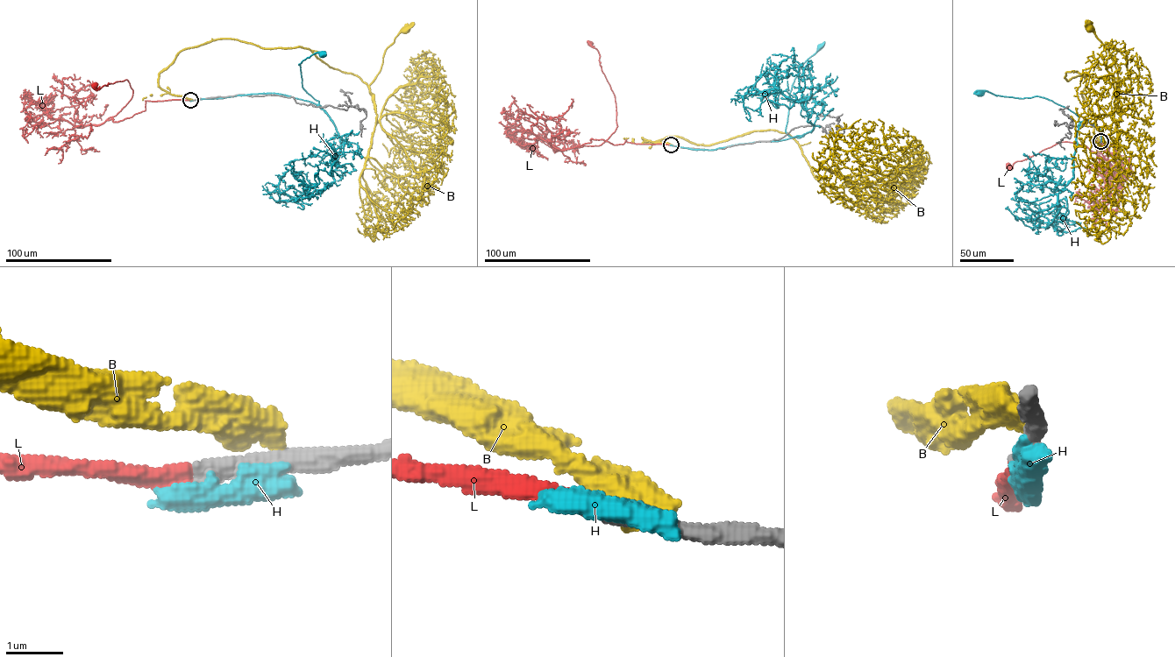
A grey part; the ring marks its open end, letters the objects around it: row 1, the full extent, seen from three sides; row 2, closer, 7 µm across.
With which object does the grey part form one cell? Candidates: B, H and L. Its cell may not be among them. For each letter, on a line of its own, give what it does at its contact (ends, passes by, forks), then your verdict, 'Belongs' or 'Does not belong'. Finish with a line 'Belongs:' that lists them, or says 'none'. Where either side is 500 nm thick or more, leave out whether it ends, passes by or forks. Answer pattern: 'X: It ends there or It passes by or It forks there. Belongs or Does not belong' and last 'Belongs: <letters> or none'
B: Does not belong
H: Does not belong
L: It ends there. Belongs
Belongs: L

